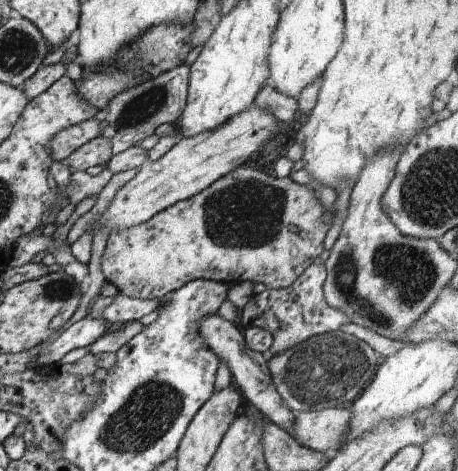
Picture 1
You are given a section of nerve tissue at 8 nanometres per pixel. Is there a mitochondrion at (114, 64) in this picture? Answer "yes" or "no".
no

